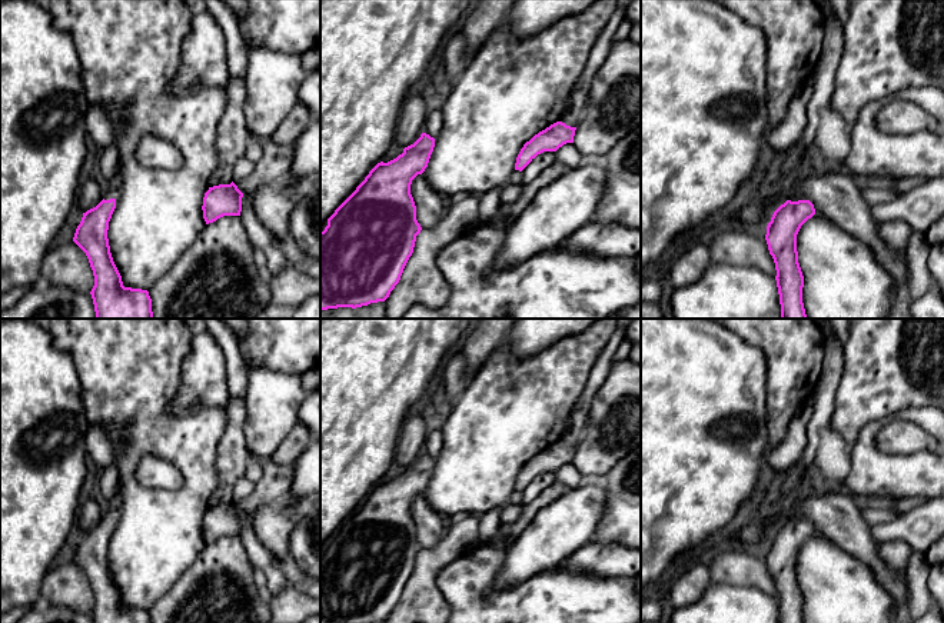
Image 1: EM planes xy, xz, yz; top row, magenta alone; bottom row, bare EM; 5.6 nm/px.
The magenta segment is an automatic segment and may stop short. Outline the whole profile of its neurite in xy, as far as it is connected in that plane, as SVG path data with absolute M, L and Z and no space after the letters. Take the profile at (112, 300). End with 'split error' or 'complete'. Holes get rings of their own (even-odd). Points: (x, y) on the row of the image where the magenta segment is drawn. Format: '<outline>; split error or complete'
M122 170L103 184L103 200L83 213L73 241L86 253L94 276L90 291L96 319L153 319L152 299L147 290L124 287L113 261L107 230L122 191Z; split error

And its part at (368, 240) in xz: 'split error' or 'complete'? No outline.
complete

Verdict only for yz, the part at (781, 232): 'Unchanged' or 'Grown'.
Grown

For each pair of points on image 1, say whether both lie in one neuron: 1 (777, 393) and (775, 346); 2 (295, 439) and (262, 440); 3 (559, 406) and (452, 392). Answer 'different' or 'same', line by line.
1: same
2: different
3: different

